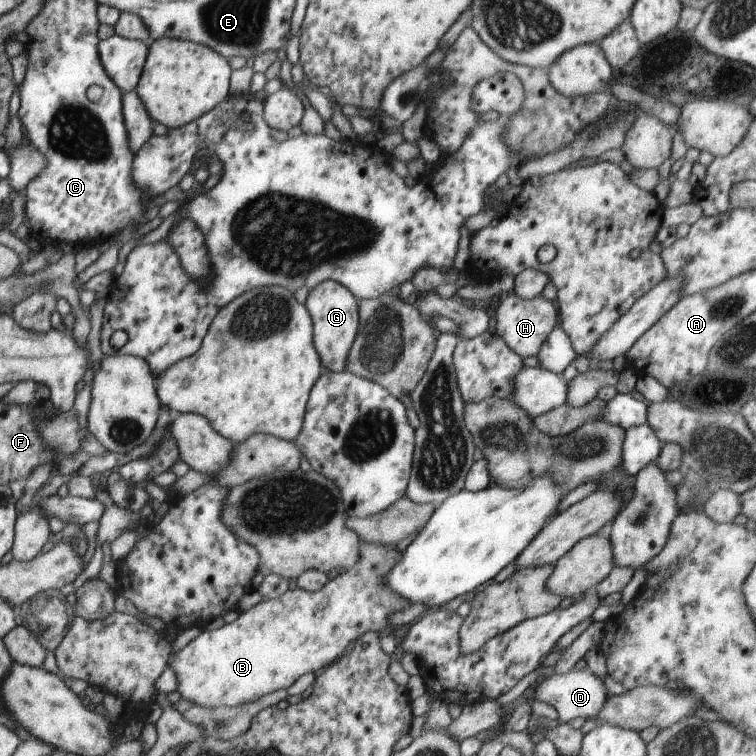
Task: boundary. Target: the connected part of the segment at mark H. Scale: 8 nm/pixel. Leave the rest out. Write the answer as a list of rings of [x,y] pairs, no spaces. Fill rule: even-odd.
[[[515,293],[508,294],[506,299],[502,298],[492,313],[496,318],[496,333],[520,358],[537,356],[548,335],[559,324],[559,311],[556,303],[547,300],[543,295],[523,299]]]

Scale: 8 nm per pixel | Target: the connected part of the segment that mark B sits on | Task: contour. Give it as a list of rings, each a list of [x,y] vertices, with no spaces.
[[[364,541],[358,546],[358,552],[358,562],[330,575],[322,590],[308,592],[297,587],[295,590],[288,589],[278,598],[263,599],[251,609],[239,611],[238,618],[233,622],[216,630],[204,629],[185,648],[171,655],[169,666],[172,666],[176,674],[177,690],[182,699],[206,708],[232,708],[258,700],[282,688],[290,688],[302,674],[314,674],[320,668],[332,665],[364,634],[378,633],[390,626],[388,618],[391,614],[412,606],[412,602],[384,586],[386,574],[398,564],[403,552],[398,551],[394,545],[382,546]]]

